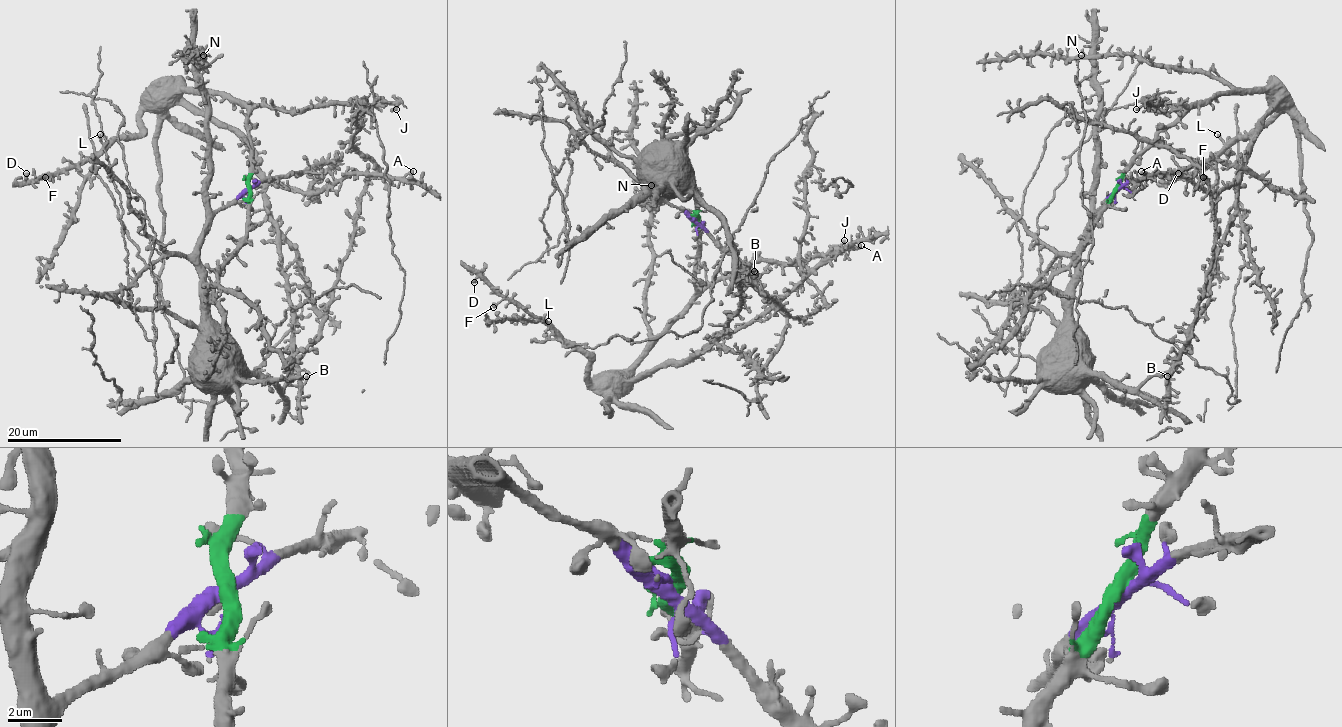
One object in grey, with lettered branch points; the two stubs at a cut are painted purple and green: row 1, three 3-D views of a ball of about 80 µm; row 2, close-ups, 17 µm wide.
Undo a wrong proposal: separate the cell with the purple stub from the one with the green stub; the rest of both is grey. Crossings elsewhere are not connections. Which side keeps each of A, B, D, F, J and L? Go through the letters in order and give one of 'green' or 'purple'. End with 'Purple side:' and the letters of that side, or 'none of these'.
A: green
B: green
D: green
F: green
J: green
L: green
Purple side: none of these

